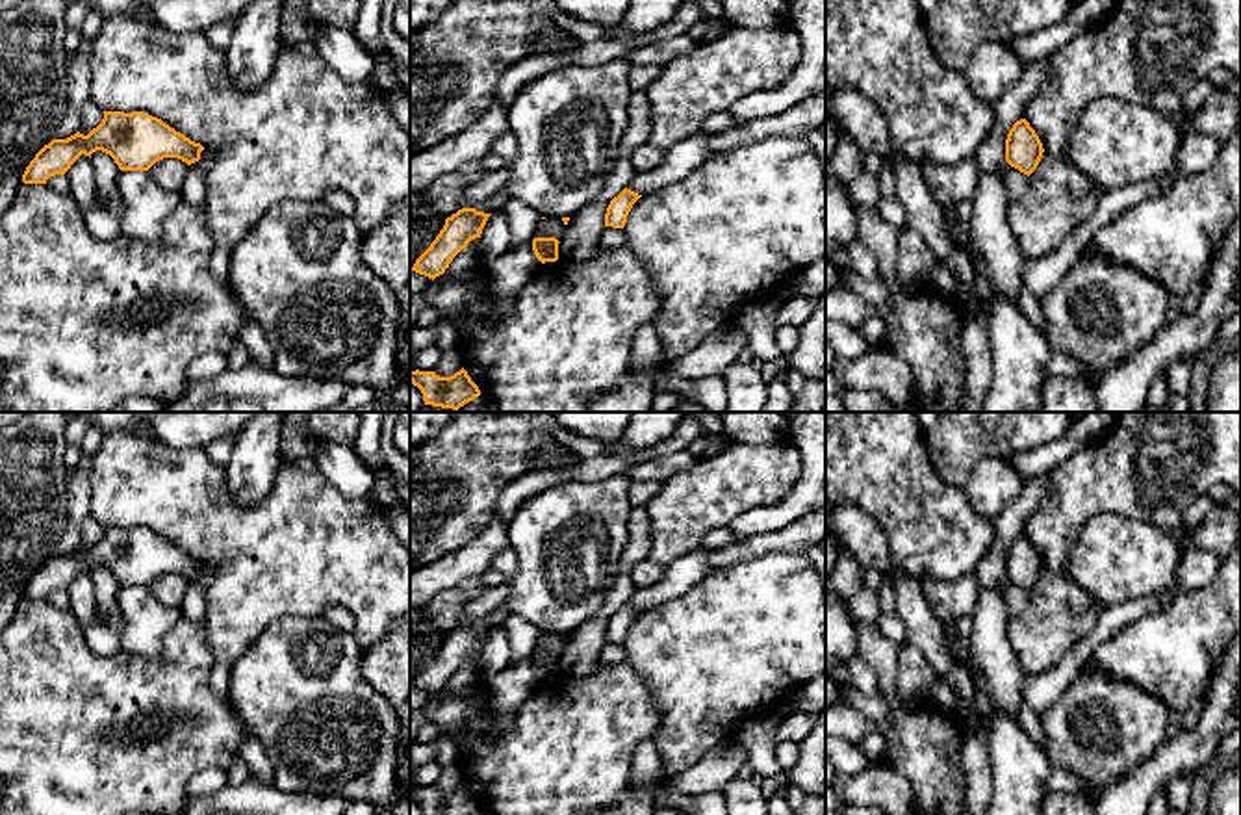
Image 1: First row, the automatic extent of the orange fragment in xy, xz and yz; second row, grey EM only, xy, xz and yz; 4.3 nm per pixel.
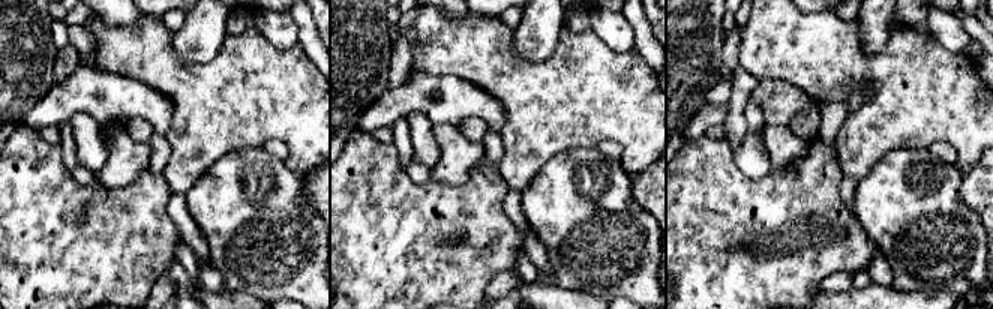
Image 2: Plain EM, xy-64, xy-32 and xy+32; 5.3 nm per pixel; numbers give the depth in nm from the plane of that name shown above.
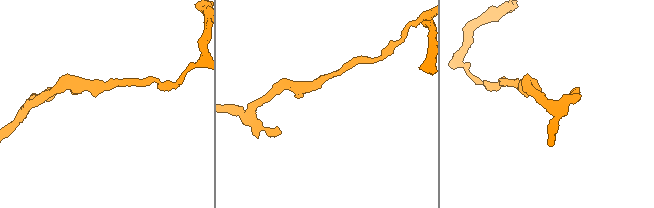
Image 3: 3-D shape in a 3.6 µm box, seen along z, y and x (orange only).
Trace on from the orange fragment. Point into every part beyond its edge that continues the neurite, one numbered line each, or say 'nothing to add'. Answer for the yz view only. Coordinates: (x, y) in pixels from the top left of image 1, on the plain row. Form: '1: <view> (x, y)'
nothing to add

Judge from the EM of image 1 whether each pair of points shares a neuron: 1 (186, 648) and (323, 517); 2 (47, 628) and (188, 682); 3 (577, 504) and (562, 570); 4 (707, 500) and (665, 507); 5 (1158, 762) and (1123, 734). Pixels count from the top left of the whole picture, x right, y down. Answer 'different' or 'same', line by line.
1: different
2: same
3: same
4: same
5: different

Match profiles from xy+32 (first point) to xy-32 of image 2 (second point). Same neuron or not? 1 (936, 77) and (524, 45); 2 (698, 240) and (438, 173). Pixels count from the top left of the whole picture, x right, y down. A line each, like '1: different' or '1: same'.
1: different
2: different

